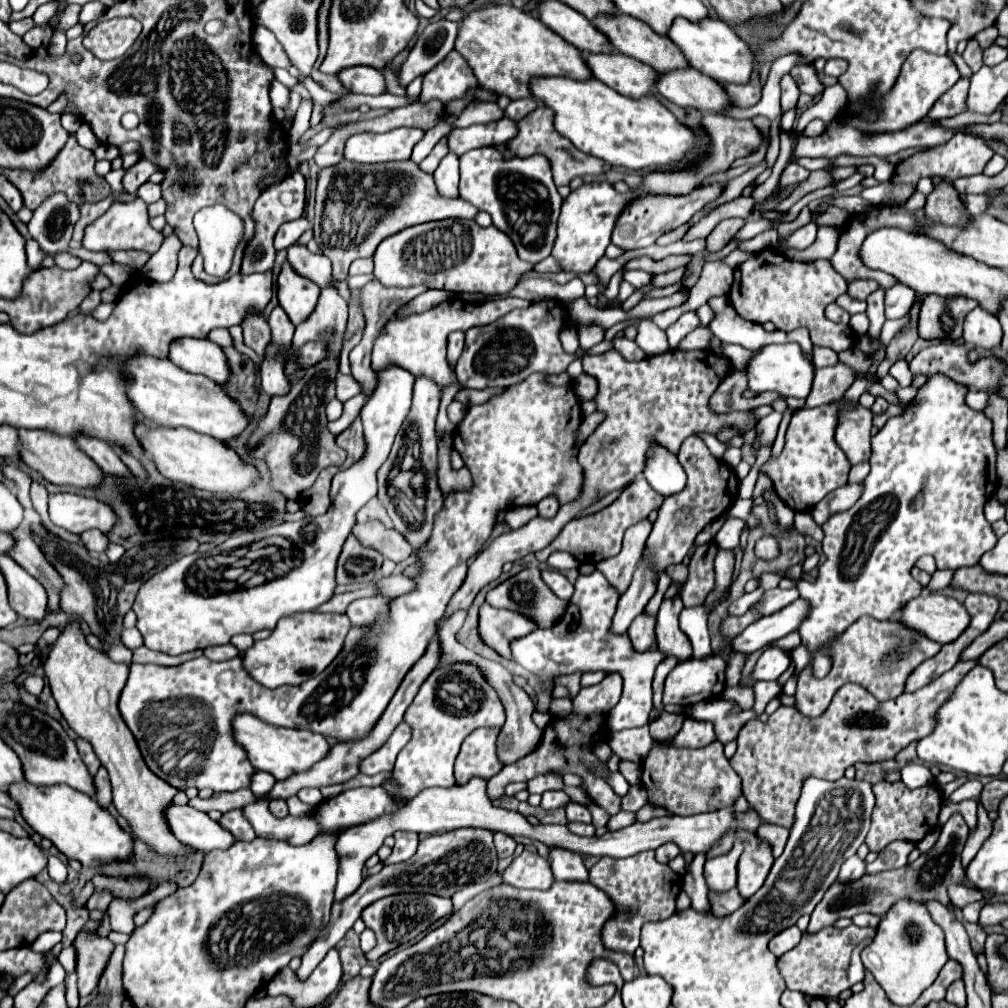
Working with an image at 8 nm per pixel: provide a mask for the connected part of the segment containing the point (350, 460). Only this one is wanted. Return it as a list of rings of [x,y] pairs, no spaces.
[[[359,418],[345,432],[337,436],[337,446],[341,446],[347,452],[347,460],[341,468],[349,468],[357,460],[361,460],[361,454],[365,454],[365,436]]]

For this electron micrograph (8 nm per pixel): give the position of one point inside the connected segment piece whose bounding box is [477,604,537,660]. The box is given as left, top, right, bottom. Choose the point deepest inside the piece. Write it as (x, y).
(498, 628)

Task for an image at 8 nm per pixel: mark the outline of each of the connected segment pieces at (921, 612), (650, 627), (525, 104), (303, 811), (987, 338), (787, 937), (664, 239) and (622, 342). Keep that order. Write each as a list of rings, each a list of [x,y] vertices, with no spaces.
[[[923,592],[897,612],[901,622],[939,644],[949,644],[969,626],[969,612],[955,598]]]
[[[641,612],[641,616],[637,616],[637,620],[633,620],[629,626],[629,636],[633,648],[637,652],[645,652],[655,642],[655,616]]]
[[[521,98],[521,100],[513,100],[513,102],[505,108],[505,114],[507,114],[511,120],[519,122],[523,116],[527,116],[529,112],[533,112],[535,108],[537,108],[537,102],[535,102],[533,98]]]
[[[291,796],[287,800],[287,804],[289,804],[289,814],[291,816],[309,816],[309,812],[313,812],[313,808],[315,808],[315,806],[309,806],[309,804],[301,802],[297,796]]]
[[[977,306],[967,314],[965,332],[963,332],[963,340],[967,346],[989,350],[1001,344],[1001,336],[1003,332],[999,320],[991,312],[985,312],[985,308]]]
[[[791,926],[791,928],[779,932],[779,934],[769,942],[769,950],[779,958],[779,956],[783,956],[785,952],[793,950],[793,948],[799,944],[799,940],[801,940],[801,930],[799,930],[797,926]]]
[[[684,224],[683,226],[680,226],[679,228],[660,236],[657,239],[656,244],[658,244],[659,246],[667,246],[669,244],[677,242],[684,236],[689,228],[690,226],[688,224]]]
[[[625,336],[623,338],[615,338],[615,350],[625,358],[625,360],[643,360],[647,354],[631,340],[627,340]]]

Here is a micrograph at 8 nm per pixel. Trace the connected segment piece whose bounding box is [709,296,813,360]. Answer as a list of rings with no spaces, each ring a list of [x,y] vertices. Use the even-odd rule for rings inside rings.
[[[725,296],[711,298],[709,306],[715,310],[715,320],[709,324],[709,328],[721,340],[721,344],[739,344],[747,350],[757,350],[773,342],[795,342],[809,356],[809,360],[813,360],[813,345],[807,328],[797,328],[793,332],[765,332],[763,326],[741,318],[735,308],[725,302]]]

